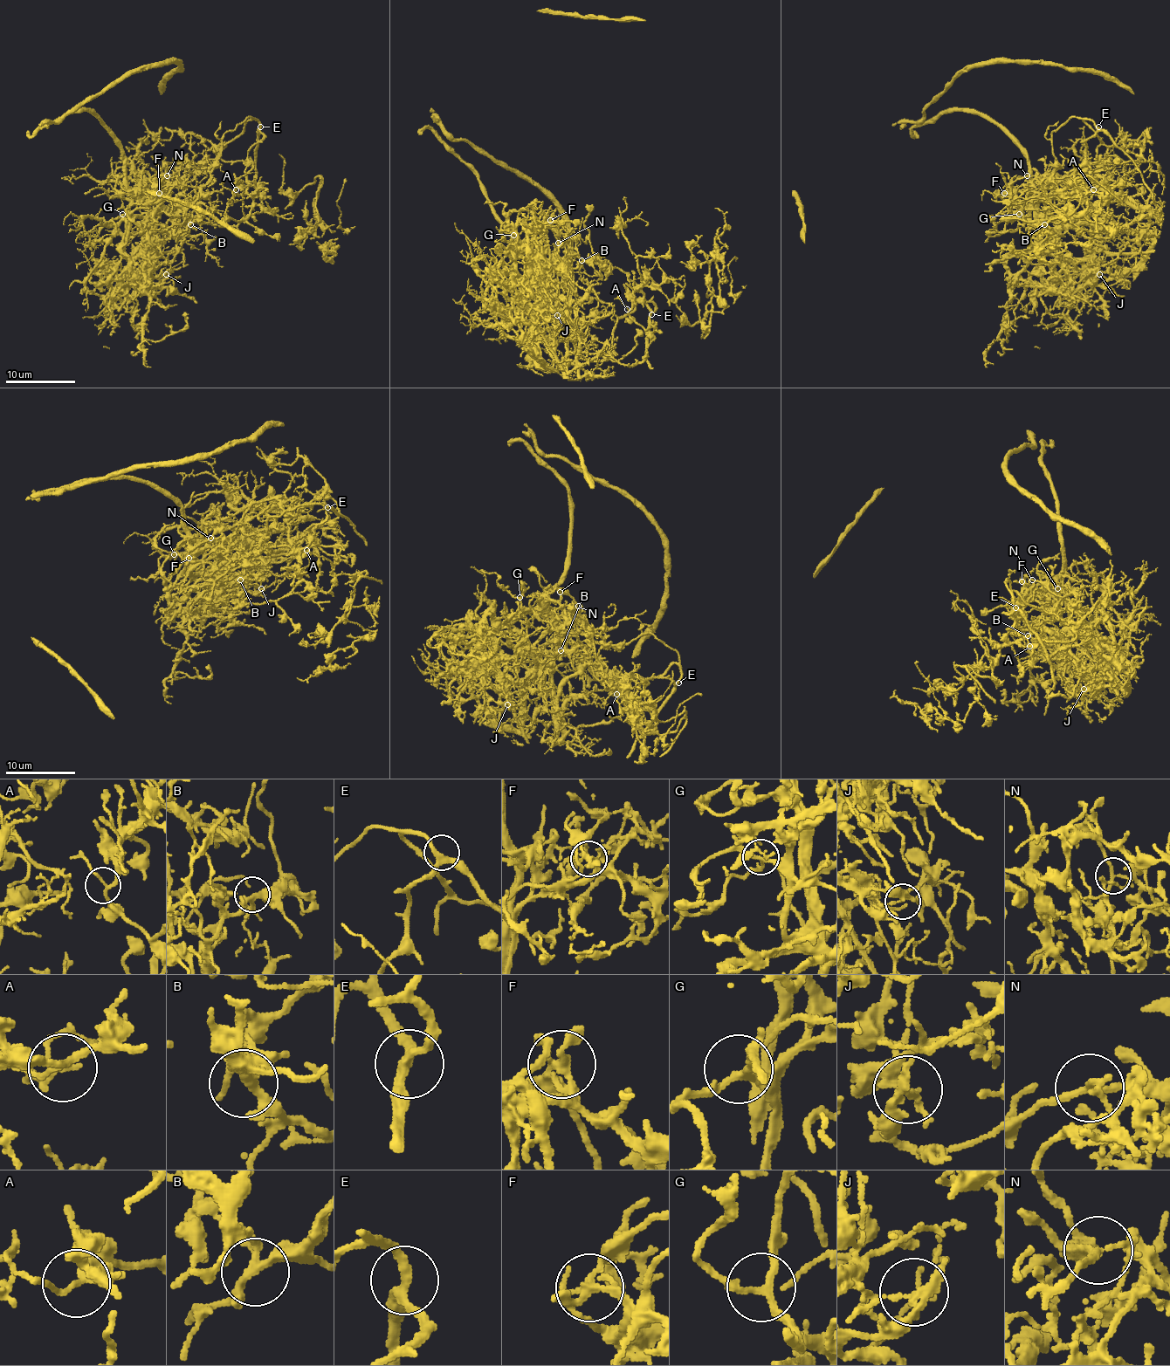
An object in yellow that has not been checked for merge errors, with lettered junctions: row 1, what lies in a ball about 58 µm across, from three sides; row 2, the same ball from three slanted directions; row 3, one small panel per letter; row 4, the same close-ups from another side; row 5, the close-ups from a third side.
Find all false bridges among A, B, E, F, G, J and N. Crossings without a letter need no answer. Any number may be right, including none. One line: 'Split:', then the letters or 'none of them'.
Split: F, J, N

